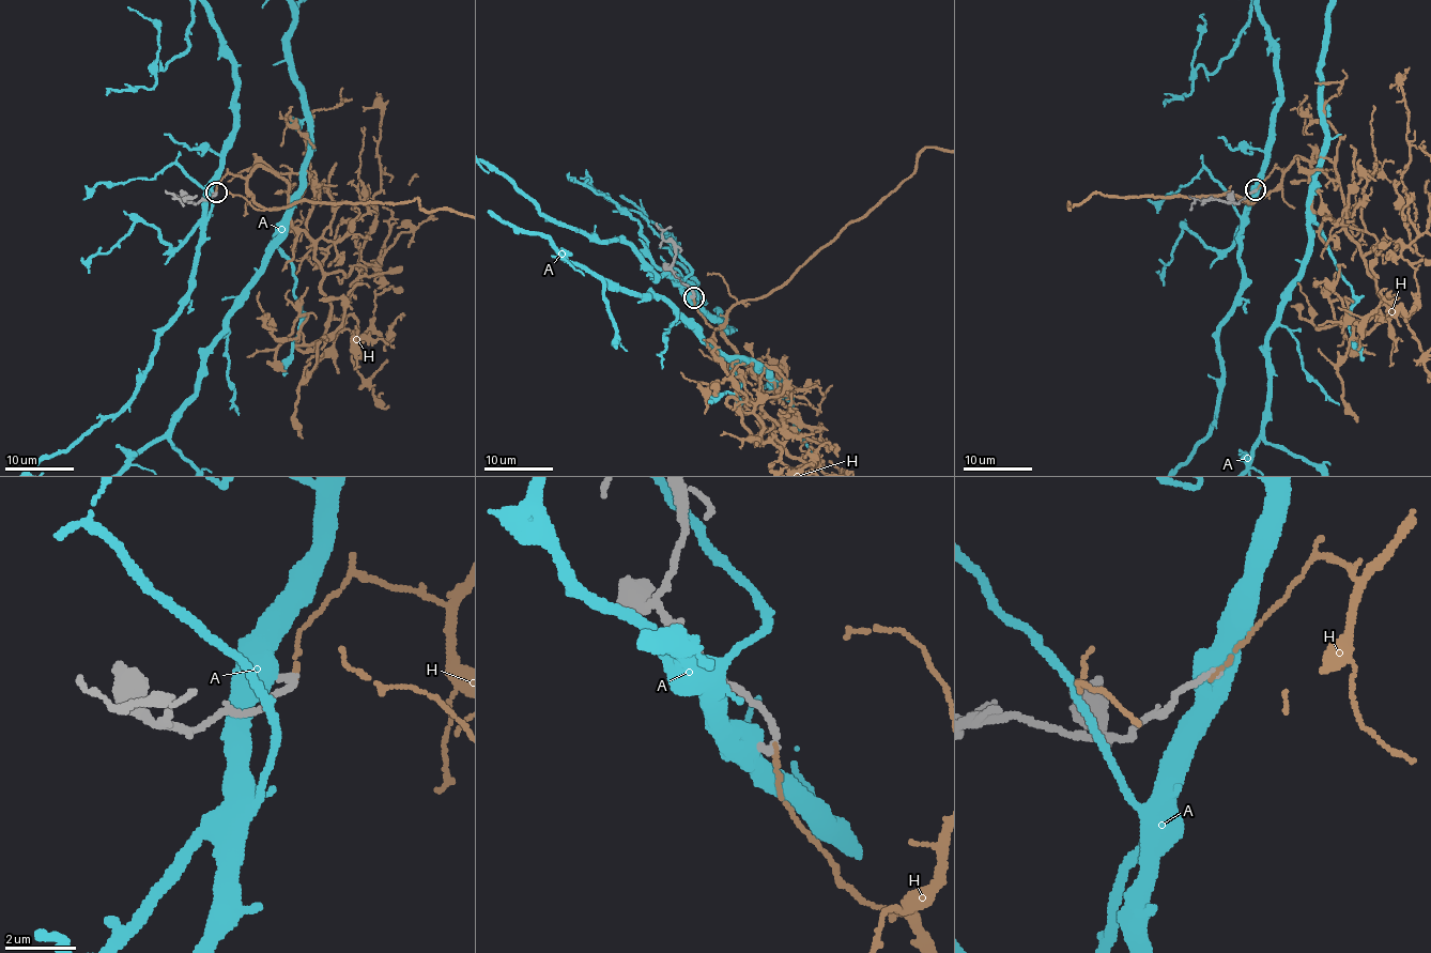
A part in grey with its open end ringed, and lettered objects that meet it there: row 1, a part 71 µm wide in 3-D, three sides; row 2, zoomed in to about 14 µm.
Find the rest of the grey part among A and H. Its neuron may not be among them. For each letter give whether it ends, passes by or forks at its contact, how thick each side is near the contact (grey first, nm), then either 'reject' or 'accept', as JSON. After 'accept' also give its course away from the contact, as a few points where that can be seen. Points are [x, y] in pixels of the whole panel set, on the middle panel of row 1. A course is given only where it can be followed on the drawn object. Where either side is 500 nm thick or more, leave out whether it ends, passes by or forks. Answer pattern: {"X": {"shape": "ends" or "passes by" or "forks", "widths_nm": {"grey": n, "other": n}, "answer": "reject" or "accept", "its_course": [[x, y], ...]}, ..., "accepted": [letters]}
{"A": {"widths_nm": {"grey": 220, "other": 600}, "answer": "reject"}, "H": {"shape": "ends", "widths_nm": {"grey": 240, "other": 90}, "answer": "reject"}, "accepted": []}

